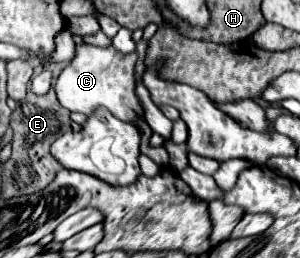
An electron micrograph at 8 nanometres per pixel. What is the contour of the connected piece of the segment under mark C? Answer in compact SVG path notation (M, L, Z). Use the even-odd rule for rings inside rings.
M78 44L74 58L66 64L66 68L60 72L56 80L54 90L58 102L70 112L92 114L96 106L106 106L122 122L136 124L144 120L144 106L140 104L140 98L136 94L136 72L134 72L136 62L138 52L122 54L114 50L114 46L100 48L90 44Z

